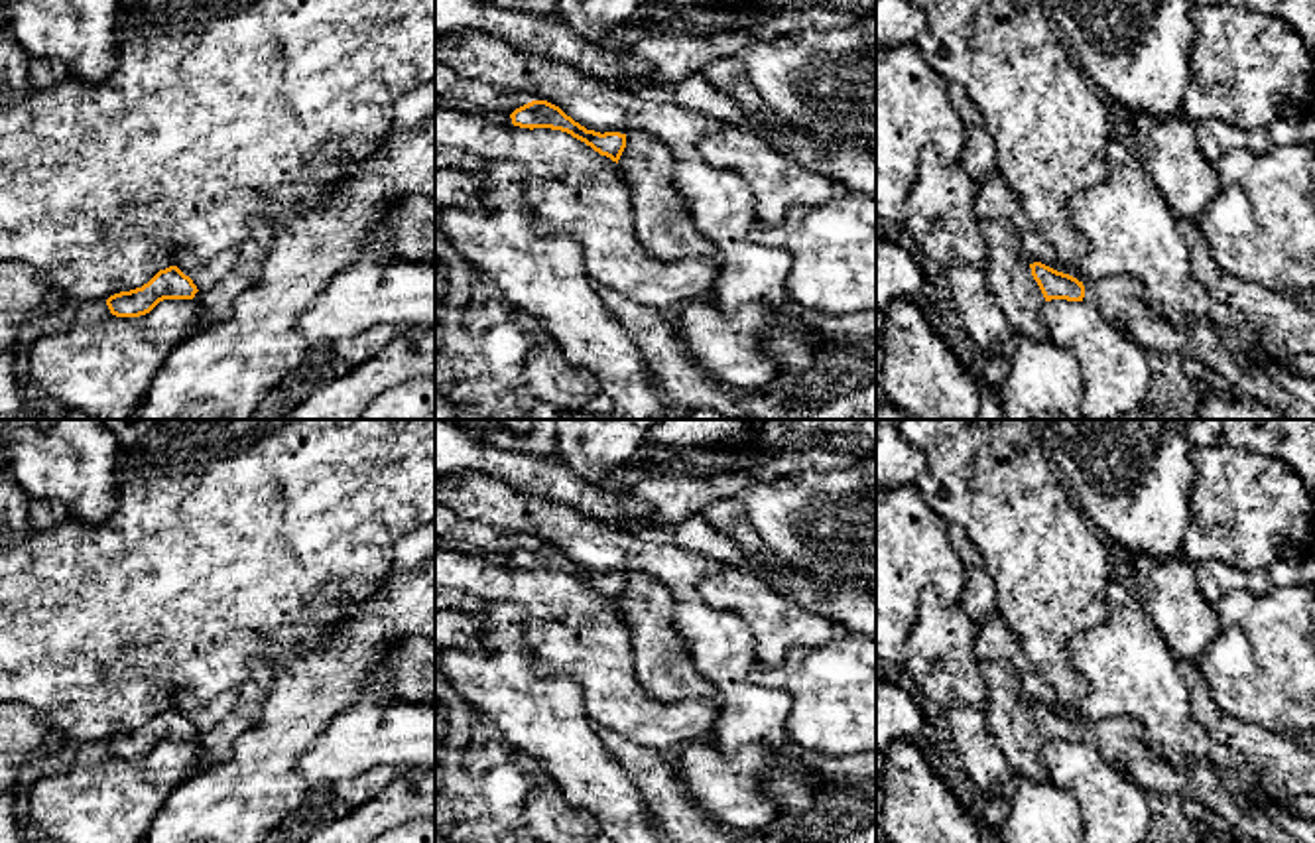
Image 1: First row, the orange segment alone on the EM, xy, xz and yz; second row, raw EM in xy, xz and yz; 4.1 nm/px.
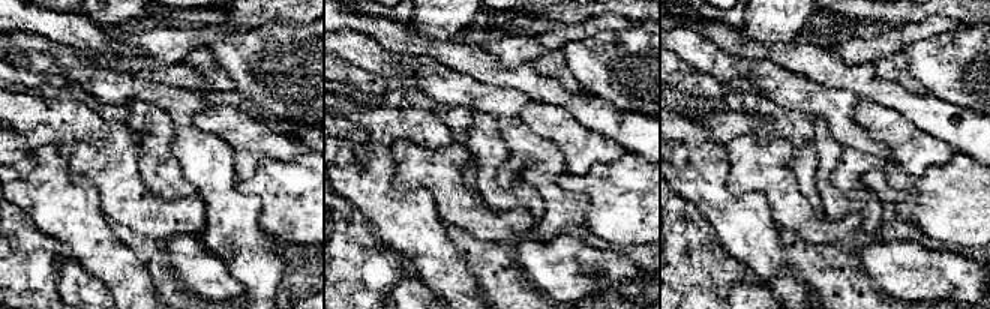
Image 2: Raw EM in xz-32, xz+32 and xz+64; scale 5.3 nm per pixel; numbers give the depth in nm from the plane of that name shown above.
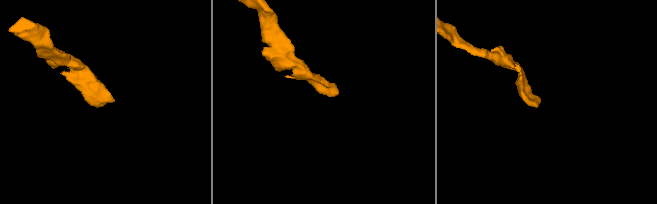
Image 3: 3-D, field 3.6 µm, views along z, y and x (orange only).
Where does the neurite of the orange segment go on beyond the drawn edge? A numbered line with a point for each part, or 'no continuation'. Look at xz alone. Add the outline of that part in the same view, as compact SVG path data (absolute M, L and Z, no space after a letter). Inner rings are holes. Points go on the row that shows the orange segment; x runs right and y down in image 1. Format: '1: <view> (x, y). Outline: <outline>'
no continuation

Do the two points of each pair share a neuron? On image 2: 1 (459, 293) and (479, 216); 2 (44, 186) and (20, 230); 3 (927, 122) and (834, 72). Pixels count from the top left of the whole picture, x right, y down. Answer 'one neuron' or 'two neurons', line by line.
1: two neurons
2: two neurons
3: one neuron

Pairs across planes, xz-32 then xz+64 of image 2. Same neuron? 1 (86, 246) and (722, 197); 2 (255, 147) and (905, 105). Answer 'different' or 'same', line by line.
1: same
2: different

